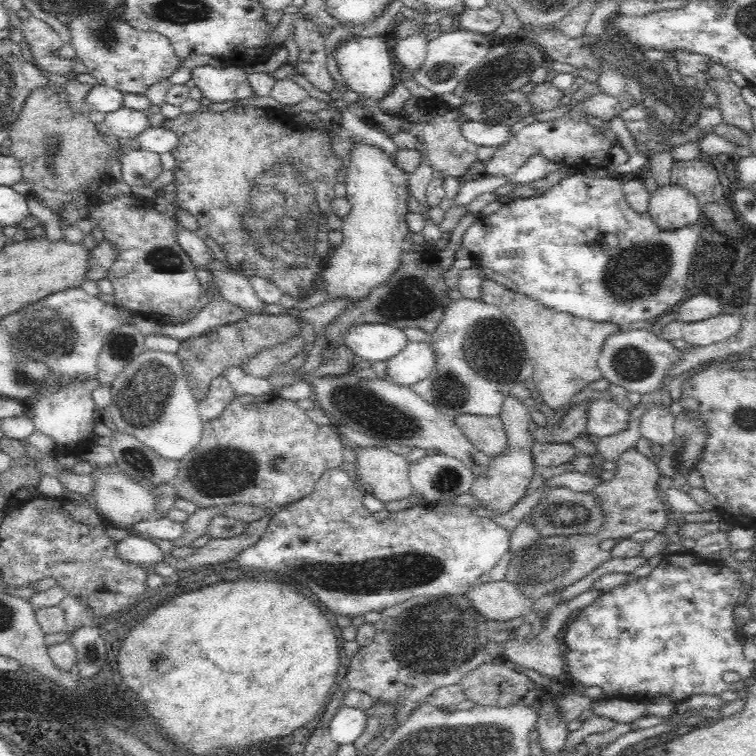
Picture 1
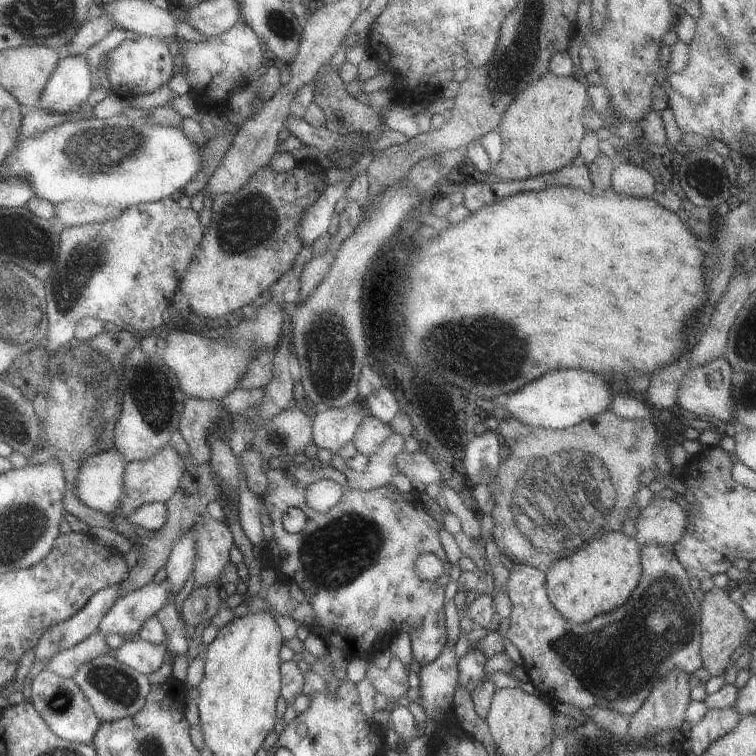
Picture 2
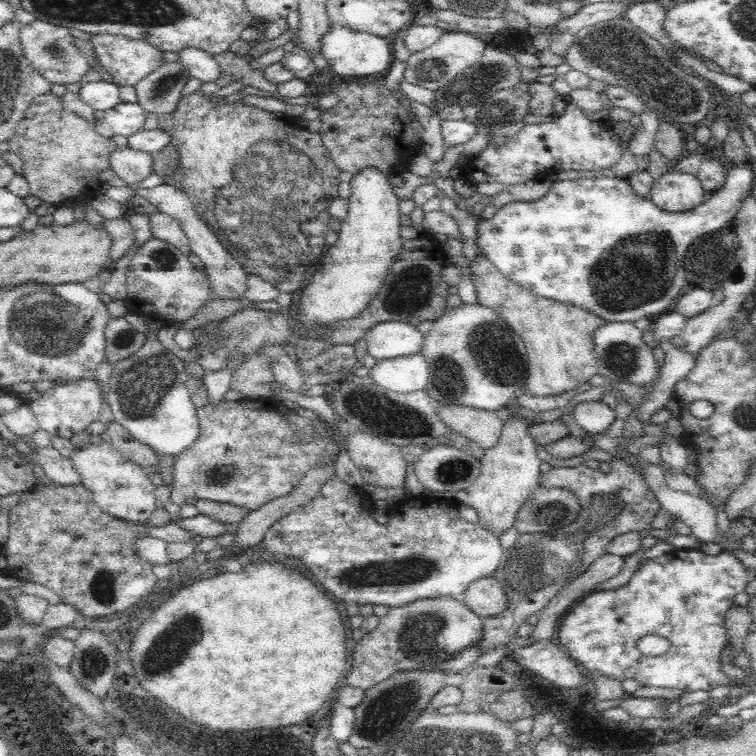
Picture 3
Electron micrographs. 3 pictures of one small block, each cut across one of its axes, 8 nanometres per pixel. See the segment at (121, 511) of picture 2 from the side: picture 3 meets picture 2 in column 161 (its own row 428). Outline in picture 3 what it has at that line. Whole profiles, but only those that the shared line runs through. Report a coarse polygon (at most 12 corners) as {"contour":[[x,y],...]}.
{"contour":[[435,404],[448,428],[485,452],[503,424],[495,411]]}

